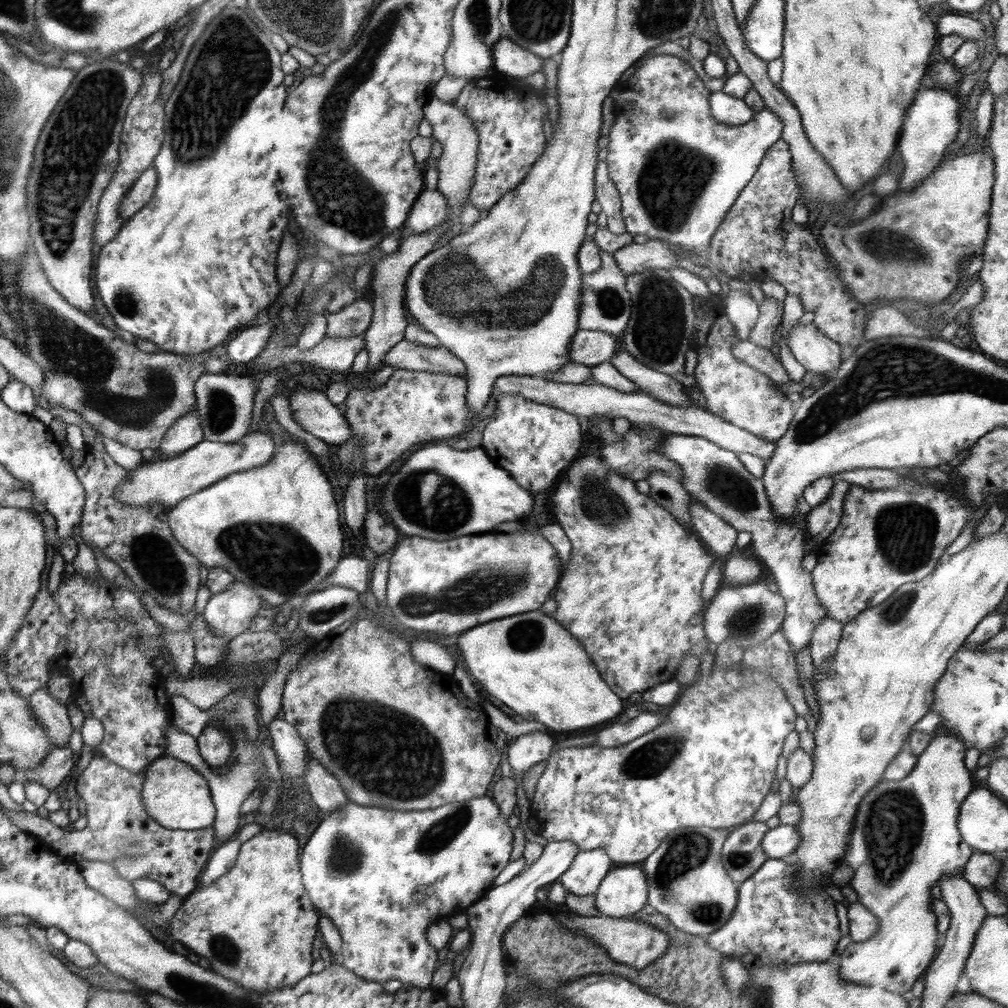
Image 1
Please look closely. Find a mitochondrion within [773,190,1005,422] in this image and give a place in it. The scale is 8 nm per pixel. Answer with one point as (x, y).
(887, 247)

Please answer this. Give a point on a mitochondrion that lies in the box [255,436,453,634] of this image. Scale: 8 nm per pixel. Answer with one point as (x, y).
(318, 616)

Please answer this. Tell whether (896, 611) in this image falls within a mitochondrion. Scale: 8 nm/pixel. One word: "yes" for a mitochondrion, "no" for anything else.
yes

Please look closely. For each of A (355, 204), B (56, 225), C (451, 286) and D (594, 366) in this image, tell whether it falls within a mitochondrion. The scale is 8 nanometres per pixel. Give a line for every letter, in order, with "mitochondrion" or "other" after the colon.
A: mitochondrion
B: mitochondrion
C: mitochondrion
D: other

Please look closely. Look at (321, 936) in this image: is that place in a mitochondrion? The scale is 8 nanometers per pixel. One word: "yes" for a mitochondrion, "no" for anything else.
no

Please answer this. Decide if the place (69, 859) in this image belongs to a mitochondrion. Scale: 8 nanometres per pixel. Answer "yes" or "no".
no

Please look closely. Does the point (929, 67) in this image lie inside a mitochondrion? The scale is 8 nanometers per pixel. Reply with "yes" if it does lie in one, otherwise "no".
no

